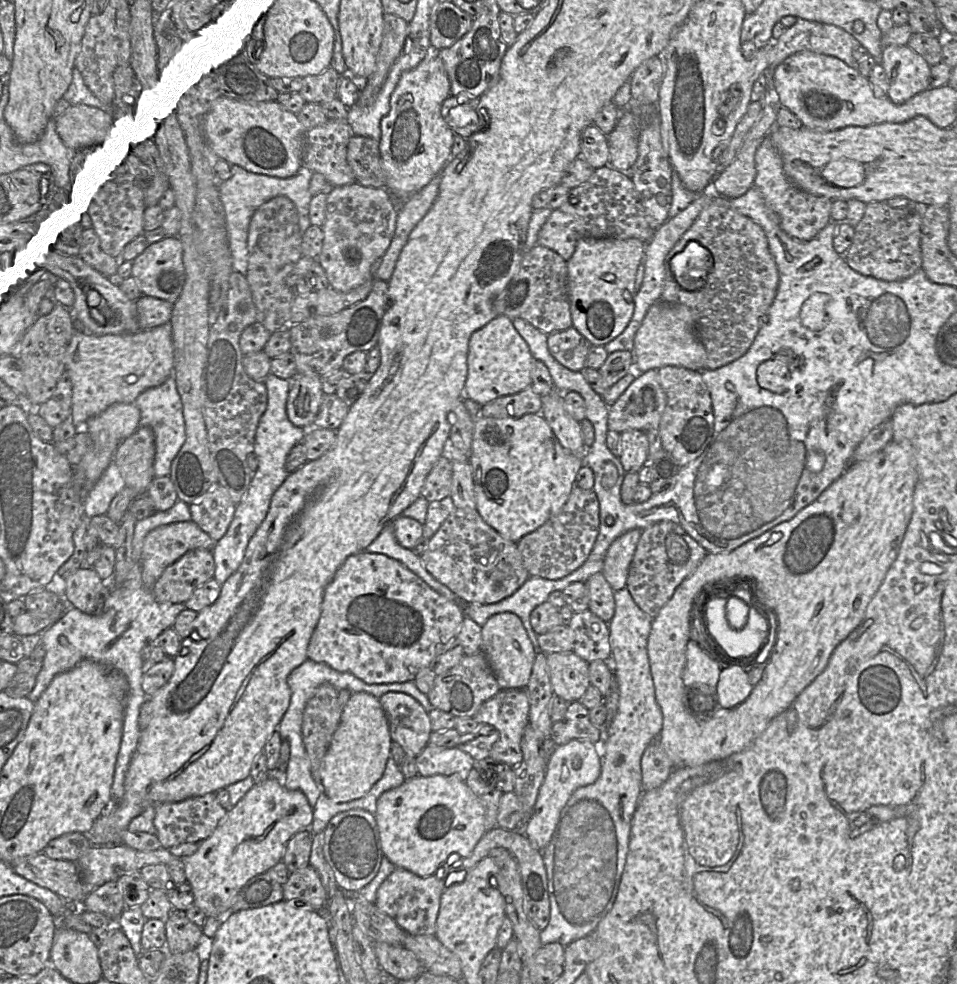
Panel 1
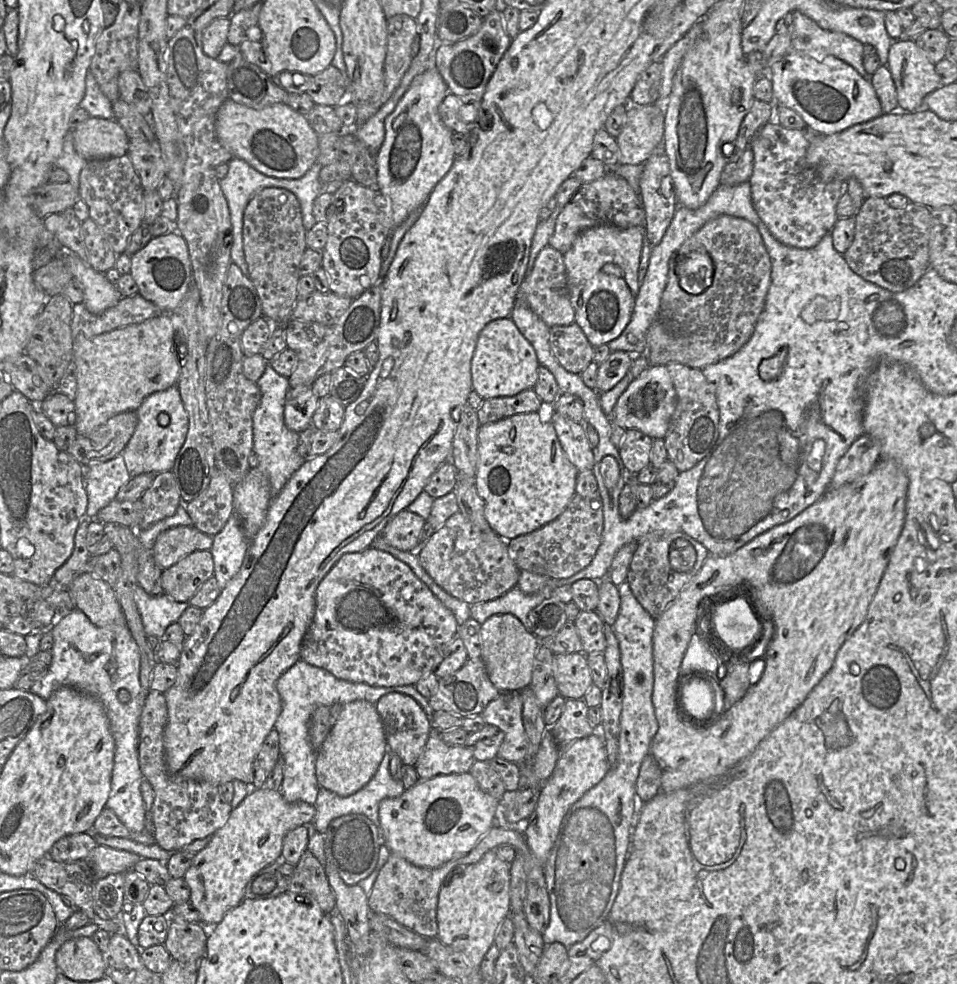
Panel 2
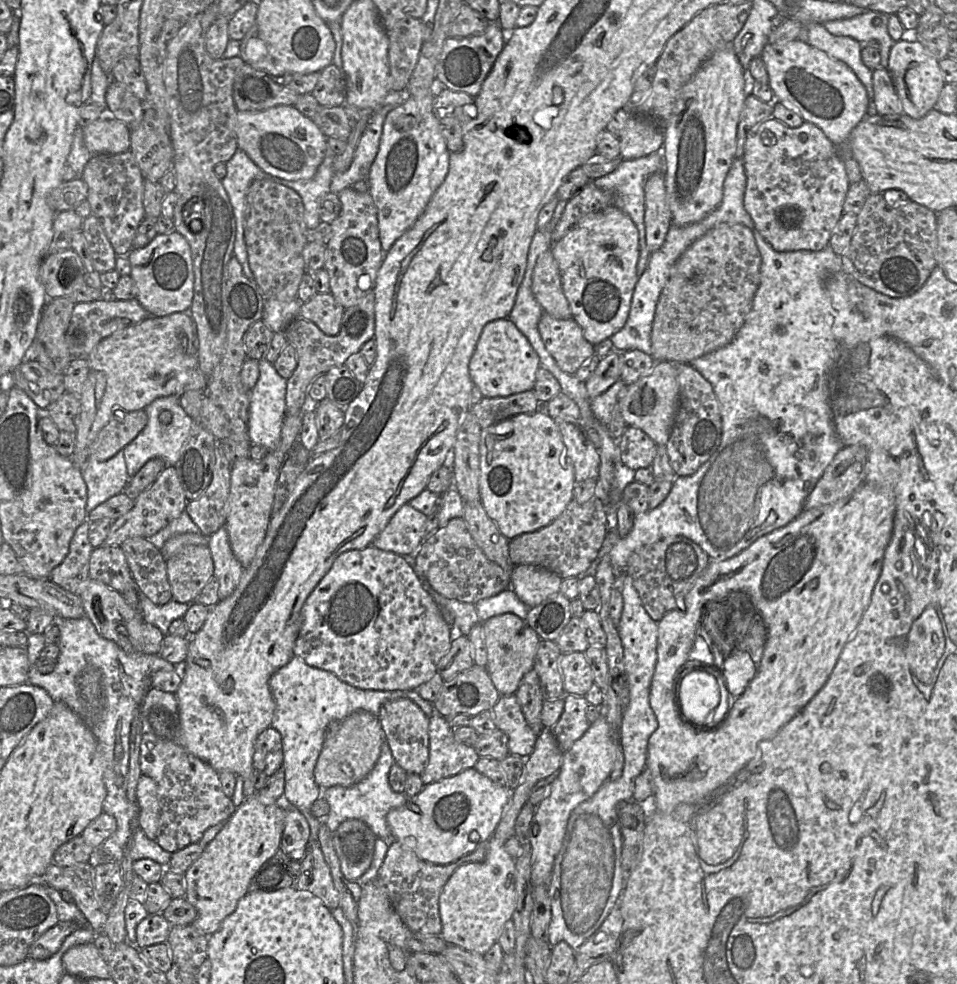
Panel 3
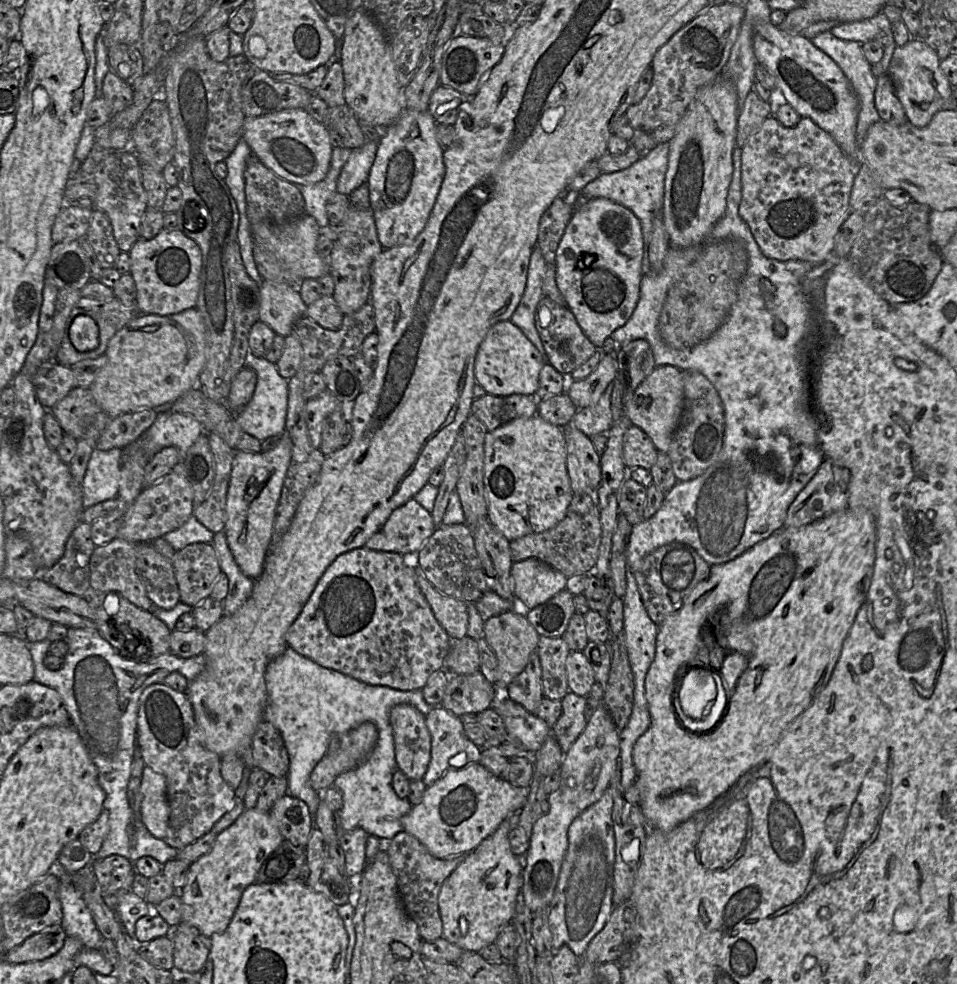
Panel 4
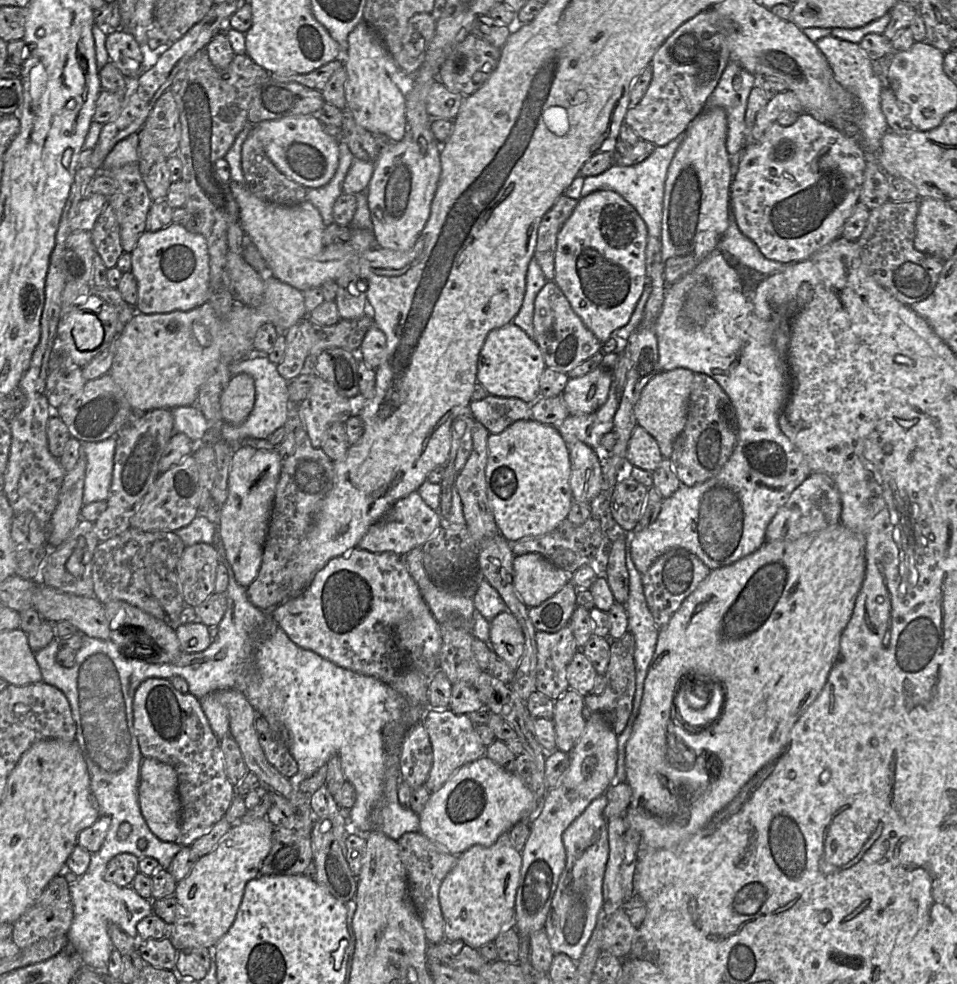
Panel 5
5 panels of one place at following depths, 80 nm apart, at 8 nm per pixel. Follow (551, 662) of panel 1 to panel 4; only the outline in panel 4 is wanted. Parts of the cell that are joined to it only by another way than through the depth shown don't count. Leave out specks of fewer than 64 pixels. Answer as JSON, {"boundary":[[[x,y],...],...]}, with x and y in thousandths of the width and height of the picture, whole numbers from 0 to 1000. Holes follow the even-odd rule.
{"boundary":[[[597,662],[591,670],[594,700],[605,707],[615,707],[622,694],[620,679],[609,662]]]}

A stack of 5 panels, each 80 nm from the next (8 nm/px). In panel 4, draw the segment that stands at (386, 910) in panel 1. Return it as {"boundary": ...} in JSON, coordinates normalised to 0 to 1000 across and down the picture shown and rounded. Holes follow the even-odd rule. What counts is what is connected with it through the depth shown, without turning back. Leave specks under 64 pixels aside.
{"boundary":[[[419,845],[409,855],[401,855],[402,865],[414,890],[419,917],[424,928],[436,939],[442,956],[452,956],[463,950],[458,911],[464,895],[479,880],[484,870],[459,873],[451,870],[444,860],[429,848]]]}

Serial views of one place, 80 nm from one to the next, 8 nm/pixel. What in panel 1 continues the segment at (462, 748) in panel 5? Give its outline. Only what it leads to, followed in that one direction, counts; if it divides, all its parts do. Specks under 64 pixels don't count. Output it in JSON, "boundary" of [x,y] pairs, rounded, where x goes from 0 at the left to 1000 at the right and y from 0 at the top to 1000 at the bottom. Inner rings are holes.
{"boundary":[[[447,756],[434,770],[434,775],[437,785],[436,788],[438,789],[478,789],[483,794],[487,794],[491,783],[497,780],[497,773],[489,765],[484,764],[480,760],[455,760]]]}

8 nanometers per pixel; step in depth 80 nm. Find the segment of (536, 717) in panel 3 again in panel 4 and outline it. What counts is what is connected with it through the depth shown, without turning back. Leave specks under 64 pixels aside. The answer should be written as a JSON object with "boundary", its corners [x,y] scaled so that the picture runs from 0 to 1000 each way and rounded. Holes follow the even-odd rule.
{"boundary":[[[562,662],[555,664],[545,683],[527,700],[529,707],[558,726],[567,709]]]}

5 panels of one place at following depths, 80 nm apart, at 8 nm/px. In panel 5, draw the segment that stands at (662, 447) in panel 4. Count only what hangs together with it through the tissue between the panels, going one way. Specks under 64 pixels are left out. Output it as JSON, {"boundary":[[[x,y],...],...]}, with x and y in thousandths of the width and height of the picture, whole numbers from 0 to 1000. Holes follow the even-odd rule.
{"boundary":[[[716,374],[689,377],[674,391],[664,412],[662,420],[666,431],[684,445],[694,465],[700,466],[703,451],[716,434],[724,384],[725,379]]]}

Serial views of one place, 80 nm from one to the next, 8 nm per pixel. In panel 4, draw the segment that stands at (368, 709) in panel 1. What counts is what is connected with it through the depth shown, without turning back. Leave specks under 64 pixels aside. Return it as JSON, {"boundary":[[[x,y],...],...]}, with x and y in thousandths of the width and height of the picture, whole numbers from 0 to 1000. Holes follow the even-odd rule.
{"boundary":[[[380,734],[365,744],[353,747],[353,749],[355,752],[353,762],[348,766],[341,765],[325,785],[324,797],[331,805],[340,804],[342,801],[348,799],[354,787],[372,780],[383,771],[393,757],[395,742],[389,734]]]}

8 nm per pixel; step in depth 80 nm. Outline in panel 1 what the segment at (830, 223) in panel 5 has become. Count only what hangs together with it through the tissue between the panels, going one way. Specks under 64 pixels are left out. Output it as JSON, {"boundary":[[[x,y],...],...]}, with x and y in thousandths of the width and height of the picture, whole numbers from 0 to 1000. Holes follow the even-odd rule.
{"boundary":[[[806,137],[799,139],[789,158],[790,179],[788,190],[792,192],[801,208],[815,223],[815,231],[824,240],[845,245],[850,243],[868,223],[870,203],[844,196],[831,188],[820,177],[818,164],[810,149]]]}

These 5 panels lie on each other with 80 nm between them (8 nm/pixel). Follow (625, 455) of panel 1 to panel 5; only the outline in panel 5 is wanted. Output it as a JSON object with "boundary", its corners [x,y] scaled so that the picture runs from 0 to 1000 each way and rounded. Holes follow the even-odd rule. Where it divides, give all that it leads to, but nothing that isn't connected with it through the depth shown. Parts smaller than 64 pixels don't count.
{"boundary":[[[666,432],[656,451],[655,466],[662,475],[683,479],[690,473],[692,460],[684,445]]]}

